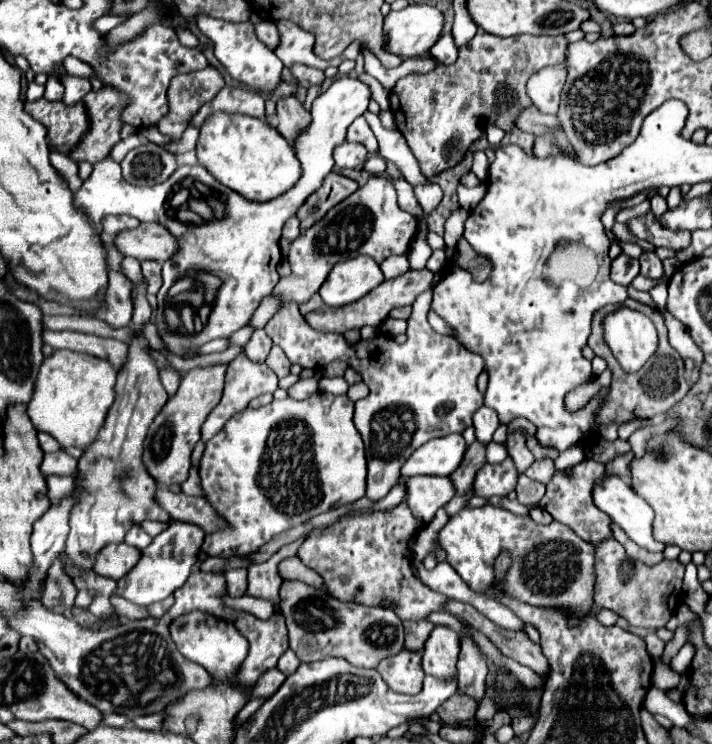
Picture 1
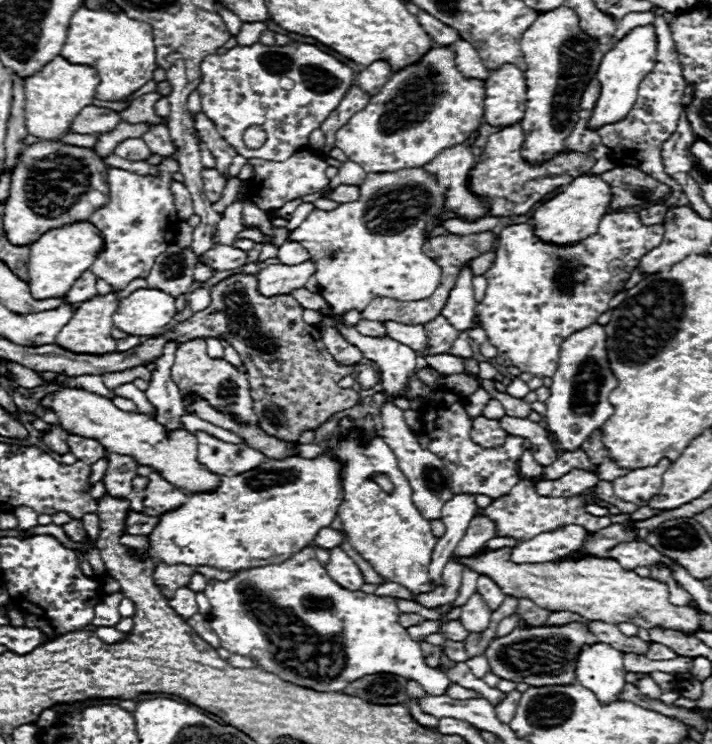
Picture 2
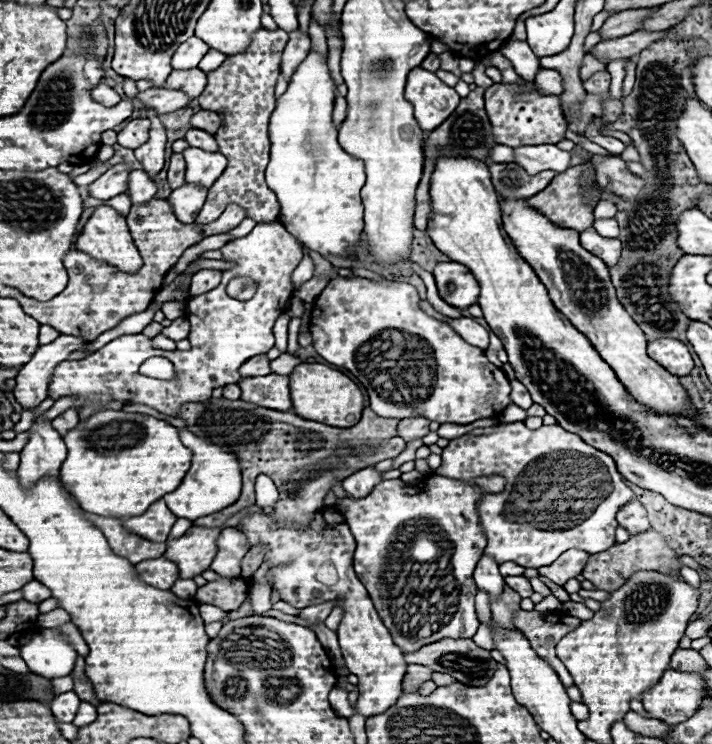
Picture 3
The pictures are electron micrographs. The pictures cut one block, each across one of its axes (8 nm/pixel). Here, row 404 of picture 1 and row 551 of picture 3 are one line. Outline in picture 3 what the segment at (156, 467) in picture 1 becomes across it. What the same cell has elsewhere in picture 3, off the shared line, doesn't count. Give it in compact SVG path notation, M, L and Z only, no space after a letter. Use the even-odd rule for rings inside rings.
M192 526L180 538L166 542L164 558L178 566L178 578L194 578L208 570L208 564L216 556L216 538L220 528Z

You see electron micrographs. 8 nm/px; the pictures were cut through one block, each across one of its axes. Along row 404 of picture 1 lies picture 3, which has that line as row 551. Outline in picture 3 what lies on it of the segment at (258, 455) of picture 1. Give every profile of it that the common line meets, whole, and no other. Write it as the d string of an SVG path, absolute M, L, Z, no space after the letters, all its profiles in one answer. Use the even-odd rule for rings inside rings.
M324 506L310 516L308 528L300 530L298 526L280 526L270 514L248 514L238 522L236 530L240 530L248 538L250 546L268 546L264 562L270 564L274 582L272 590L280 594L280 600L298 610L326 602L332 602L332 606L342 606L344 612L338 626L338 640L346 668L360 678L360 698L356 706L352 706L348 702L348 692L334 688L330 692L330 704L334 712L344 718L350 718L356 712L372 716L376 712L384 712L384 708L396 702L402 696L402 678L408 664L404 662L404 652L392 642L388 628L382 624L382 618L378 616L368 590L352 570L356 540L344 516L334 506Z

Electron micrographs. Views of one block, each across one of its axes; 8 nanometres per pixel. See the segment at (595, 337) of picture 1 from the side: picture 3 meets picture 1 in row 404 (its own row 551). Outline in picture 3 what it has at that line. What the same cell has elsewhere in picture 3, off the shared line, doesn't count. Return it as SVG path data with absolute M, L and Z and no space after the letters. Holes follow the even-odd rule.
M648 530L648 532L630 536L630 540L624 544L614 544L612 548L608 548L604 552L592 554L588 558L582 574L586 576L586 580L594 582L598 590L612 592L616 588L620 588L628 580L628 576L632 576L638 570L658 570L658 572L668 572L668 574L678 576L682 564L676 558L678 558L678 554L672 548L668 548L668 544L664 544L664 538L658 532Z

